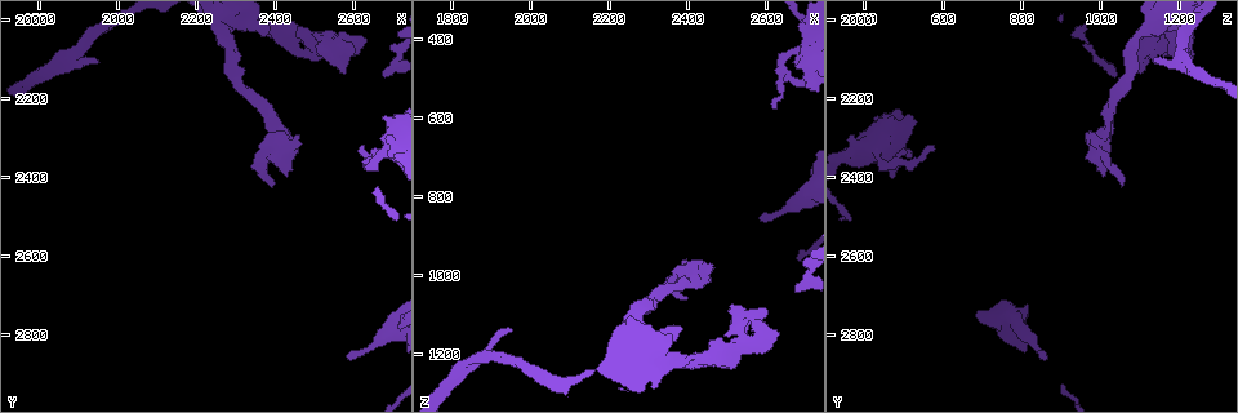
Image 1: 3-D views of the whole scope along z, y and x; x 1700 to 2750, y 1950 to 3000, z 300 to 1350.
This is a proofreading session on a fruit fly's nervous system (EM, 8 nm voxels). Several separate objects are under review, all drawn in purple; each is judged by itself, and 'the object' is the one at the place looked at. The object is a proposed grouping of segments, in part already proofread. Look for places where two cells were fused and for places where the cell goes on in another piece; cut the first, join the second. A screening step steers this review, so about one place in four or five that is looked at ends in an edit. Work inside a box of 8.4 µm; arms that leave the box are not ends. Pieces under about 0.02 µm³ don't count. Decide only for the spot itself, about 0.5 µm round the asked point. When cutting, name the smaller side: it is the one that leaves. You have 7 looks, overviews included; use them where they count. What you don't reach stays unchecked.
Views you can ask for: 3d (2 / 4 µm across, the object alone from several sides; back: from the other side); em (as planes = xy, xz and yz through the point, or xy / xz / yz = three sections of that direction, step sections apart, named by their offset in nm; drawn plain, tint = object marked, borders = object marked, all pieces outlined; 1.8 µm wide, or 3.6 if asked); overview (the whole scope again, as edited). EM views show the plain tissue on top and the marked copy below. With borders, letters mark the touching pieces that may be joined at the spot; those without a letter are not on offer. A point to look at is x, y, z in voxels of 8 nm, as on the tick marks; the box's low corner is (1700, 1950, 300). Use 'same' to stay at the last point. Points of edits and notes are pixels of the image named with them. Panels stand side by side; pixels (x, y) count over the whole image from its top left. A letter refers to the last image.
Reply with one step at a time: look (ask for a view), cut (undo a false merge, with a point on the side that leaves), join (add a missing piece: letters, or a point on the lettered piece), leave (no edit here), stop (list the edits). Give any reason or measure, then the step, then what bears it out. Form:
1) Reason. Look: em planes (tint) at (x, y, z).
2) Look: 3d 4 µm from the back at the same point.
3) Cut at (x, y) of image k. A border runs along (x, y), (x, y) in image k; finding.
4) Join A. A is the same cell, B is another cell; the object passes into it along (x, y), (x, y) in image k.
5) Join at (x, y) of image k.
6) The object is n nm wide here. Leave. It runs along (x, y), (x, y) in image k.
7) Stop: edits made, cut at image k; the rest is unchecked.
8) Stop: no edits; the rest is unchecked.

Arms part here. Look: 3d 2 µm from the back at (2540, 2060, 1175).

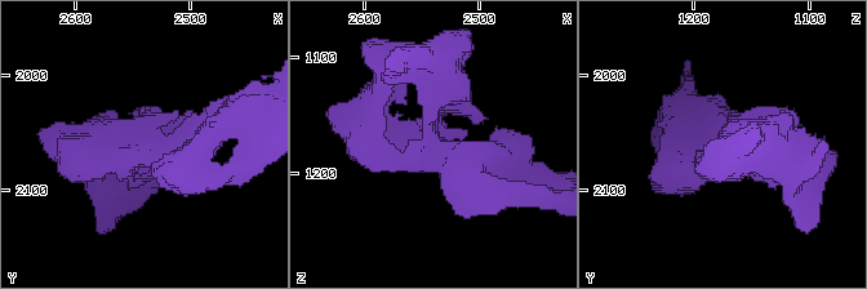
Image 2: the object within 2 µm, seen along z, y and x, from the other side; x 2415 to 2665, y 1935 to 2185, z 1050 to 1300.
Need the tissue. Look: em planes (tint) at (2538, 2066, 1178).

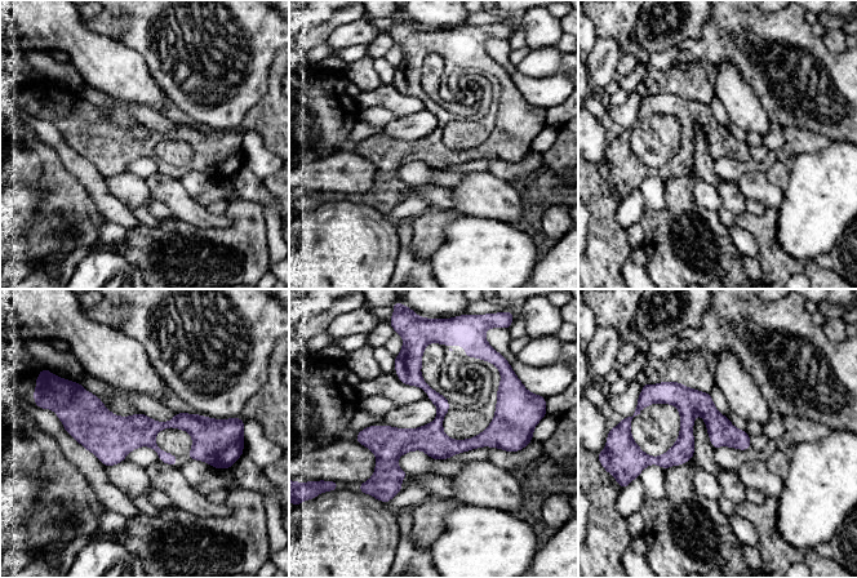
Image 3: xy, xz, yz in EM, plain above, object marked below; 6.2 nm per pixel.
Look: em planes (borders) at the same point.

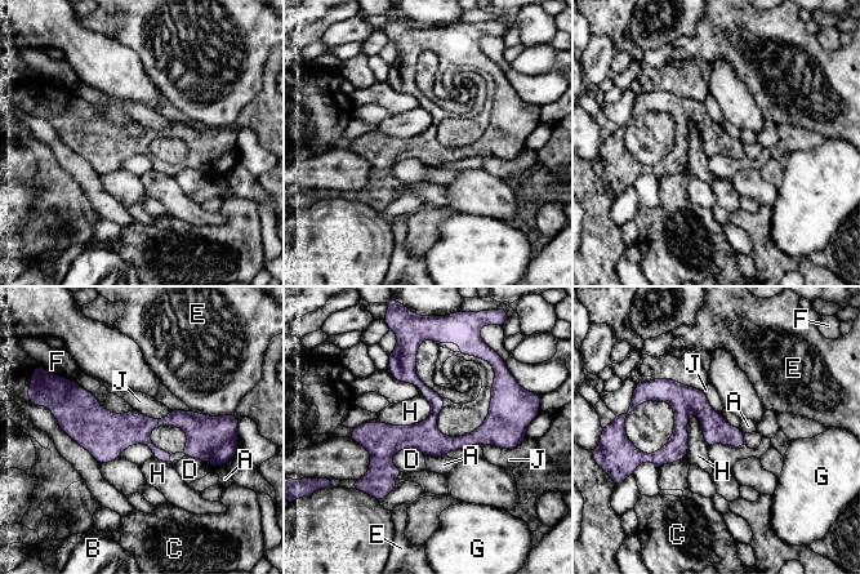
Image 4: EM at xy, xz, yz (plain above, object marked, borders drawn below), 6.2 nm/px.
The longest contact is with H, 300 nm. Leave. A, B, C, D, E, F, G, H and J are other cells; it runs along (63, 417), (89, 425), (217, 425) in image 4; continuous, no second cell.

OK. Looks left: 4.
Abrupt turn. Look: 3d 2 µm at (2410, 2330, 995).

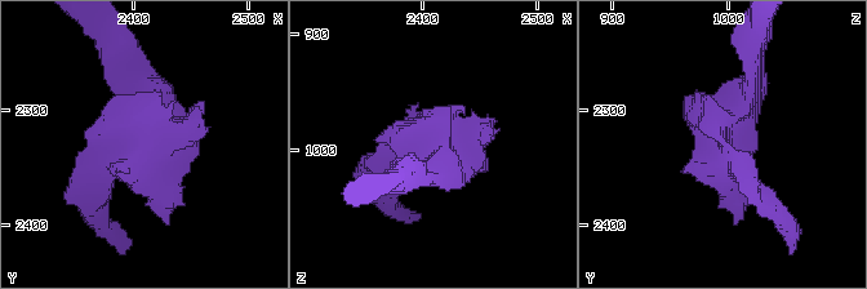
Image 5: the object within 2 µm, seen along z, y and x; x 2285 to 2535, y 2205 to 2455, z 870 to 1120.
Need the tissue. Look: em xy step 4 (tint) at (2408, 2332, 994).

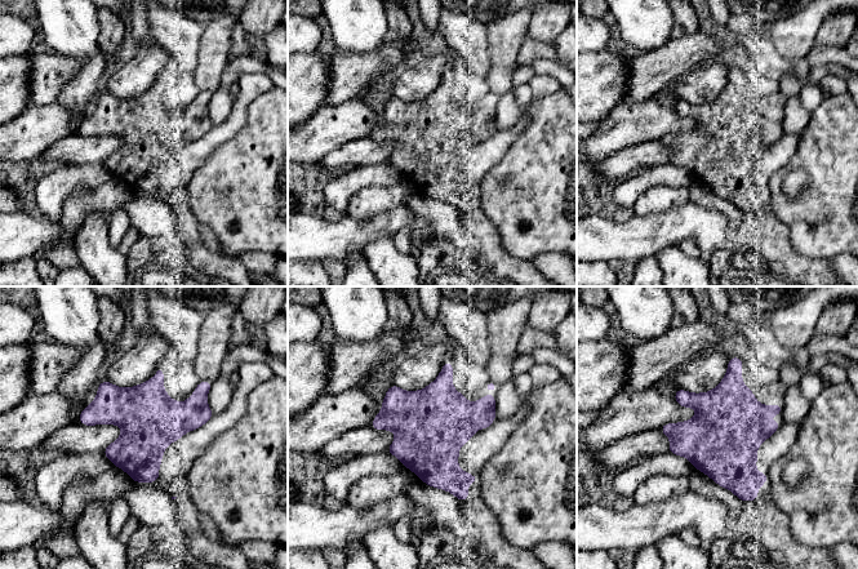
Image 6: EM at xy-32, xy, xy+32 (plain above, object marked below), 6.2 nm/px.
Cut it another way. Look: em planes (borders) at the same point.

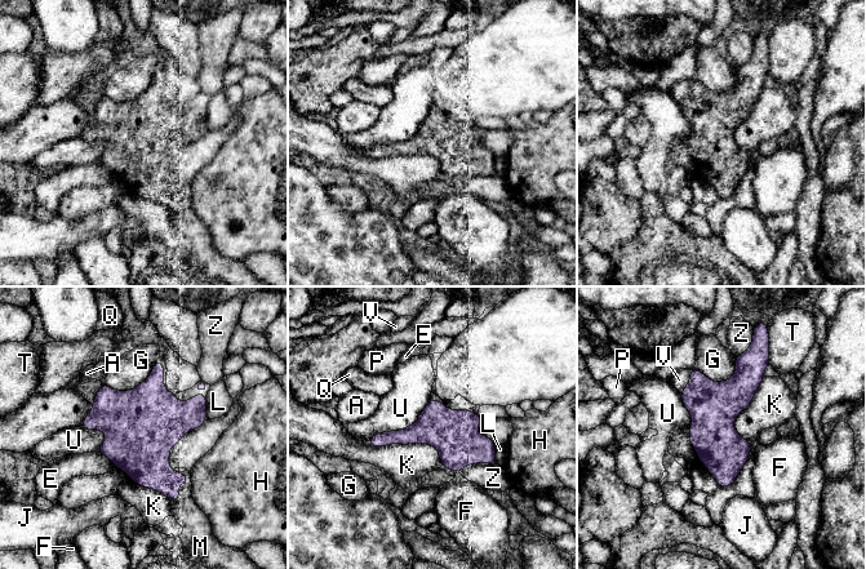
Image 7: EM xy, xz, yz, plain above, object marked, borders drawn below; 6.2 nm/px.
Join at (195, 523) of image 7. M is the same cell, A, E, F, G, H, J, K, L, P, Q, T, U, V and Z are other cells; it goes on there.

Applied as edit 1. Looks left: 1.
Stop: edits made, join at image 7; the rest is unchecked.

